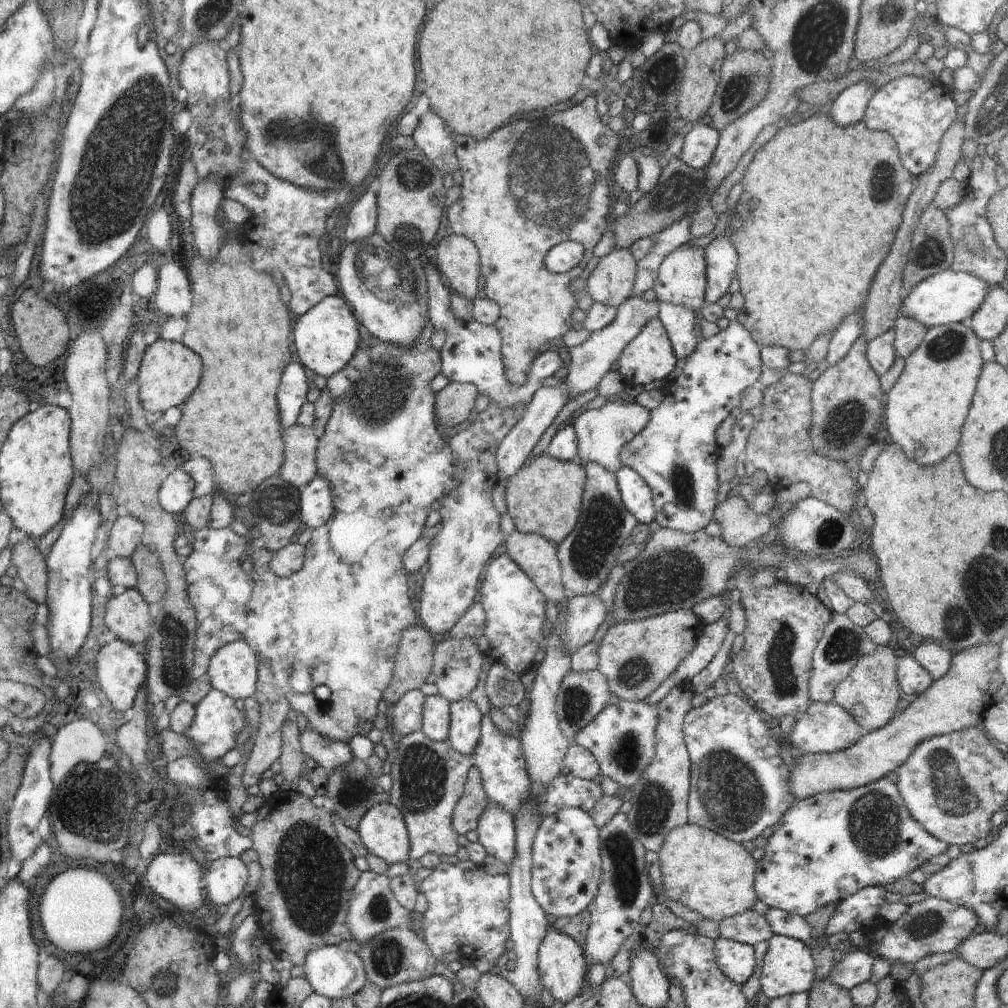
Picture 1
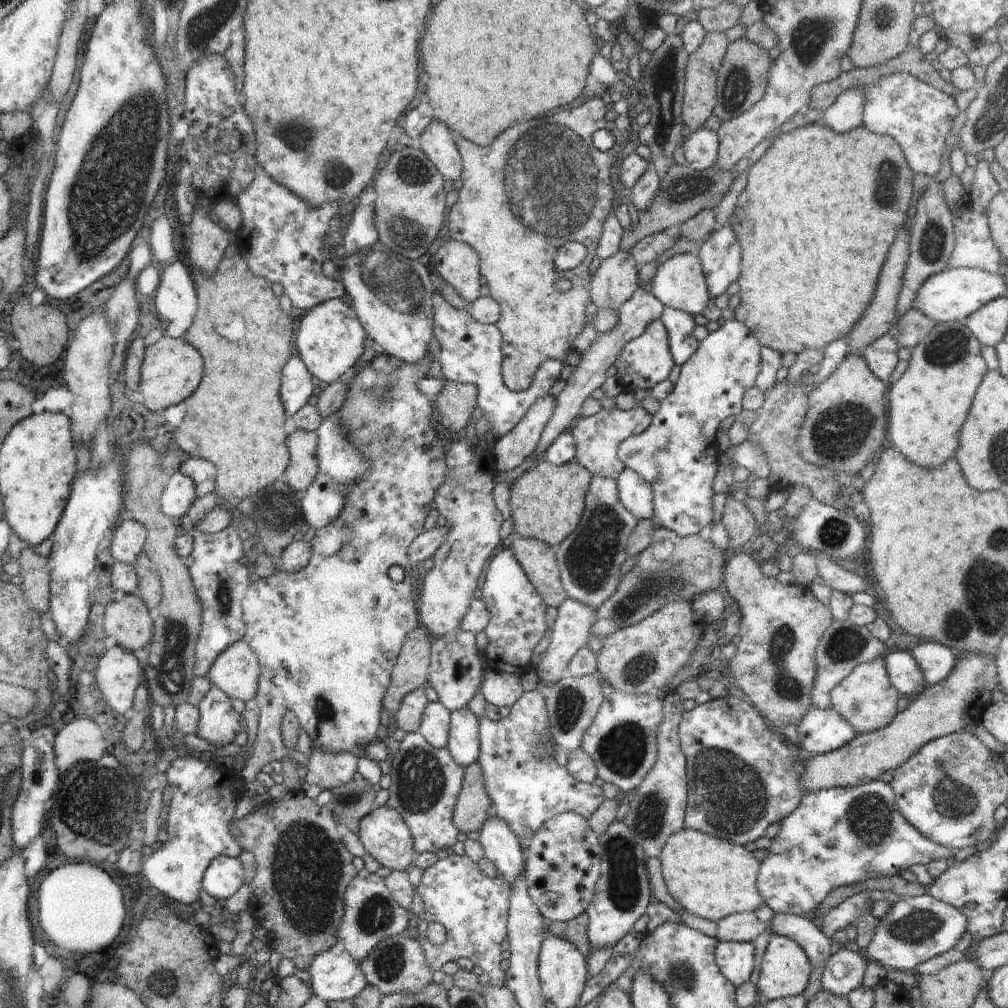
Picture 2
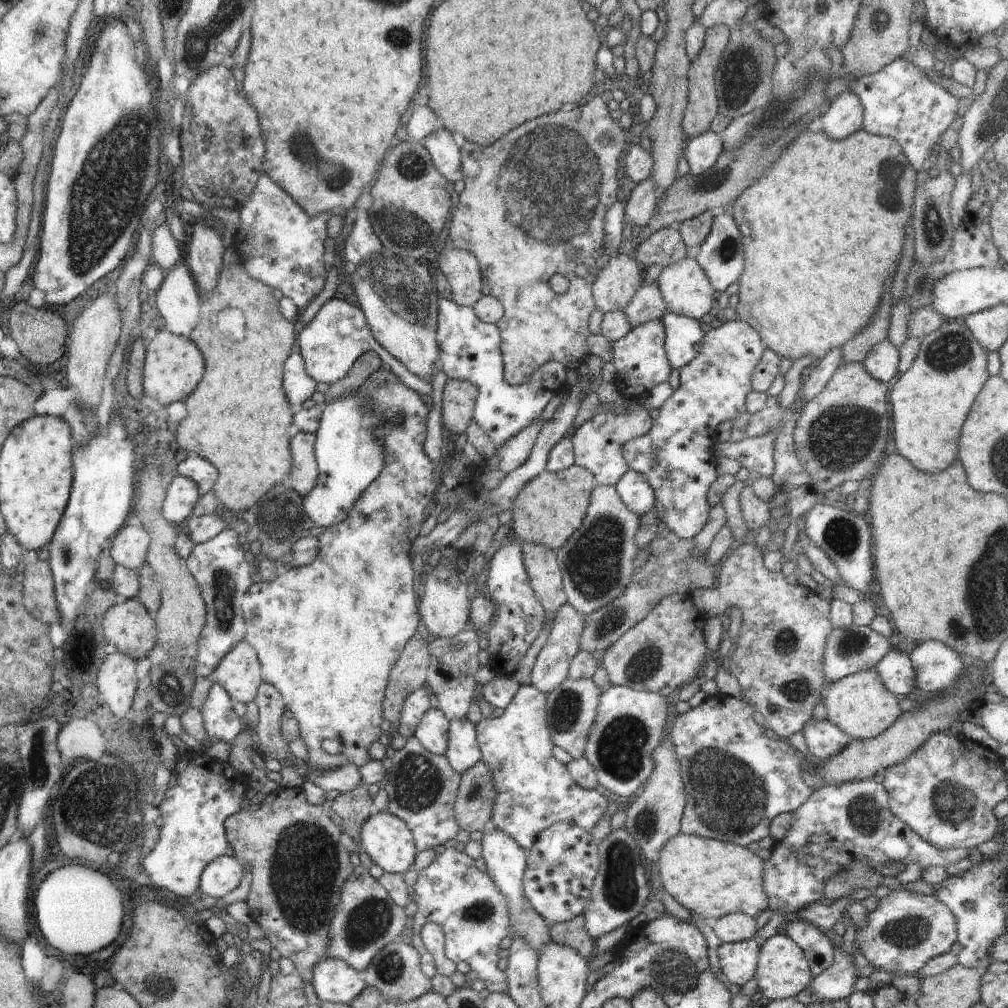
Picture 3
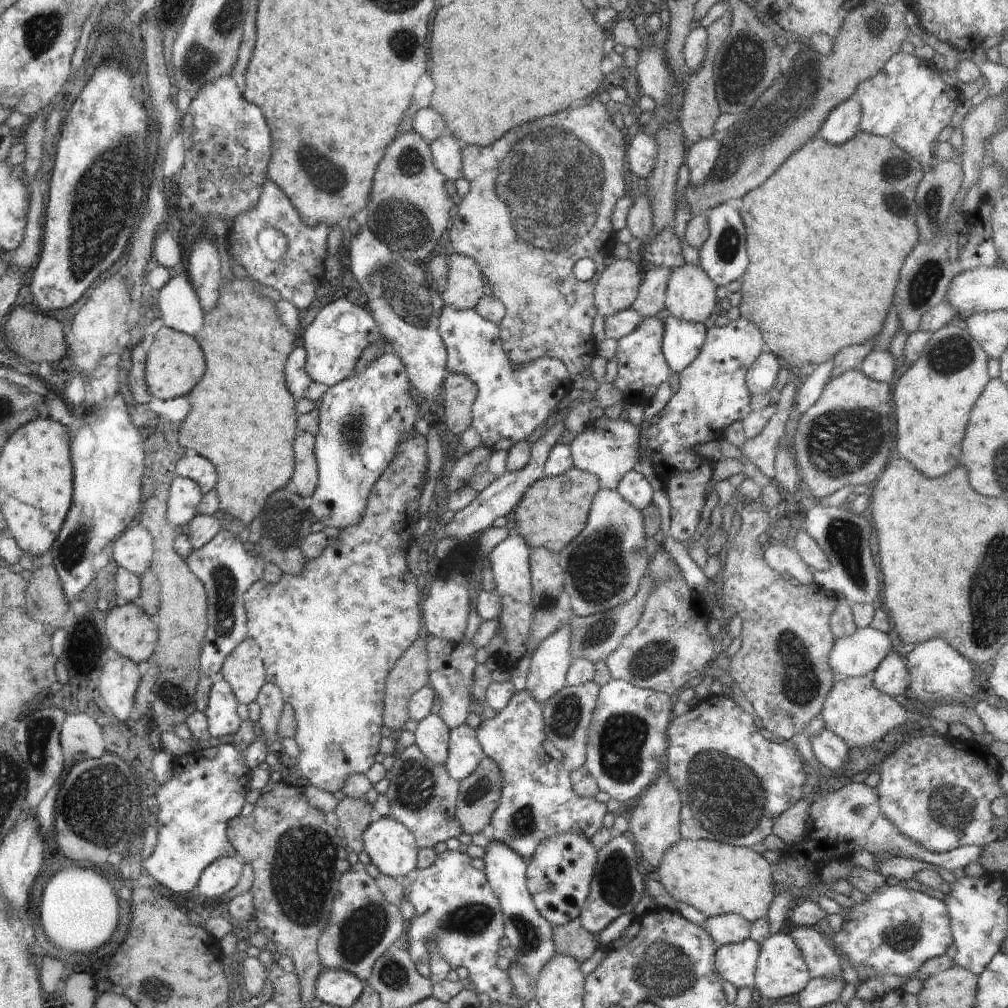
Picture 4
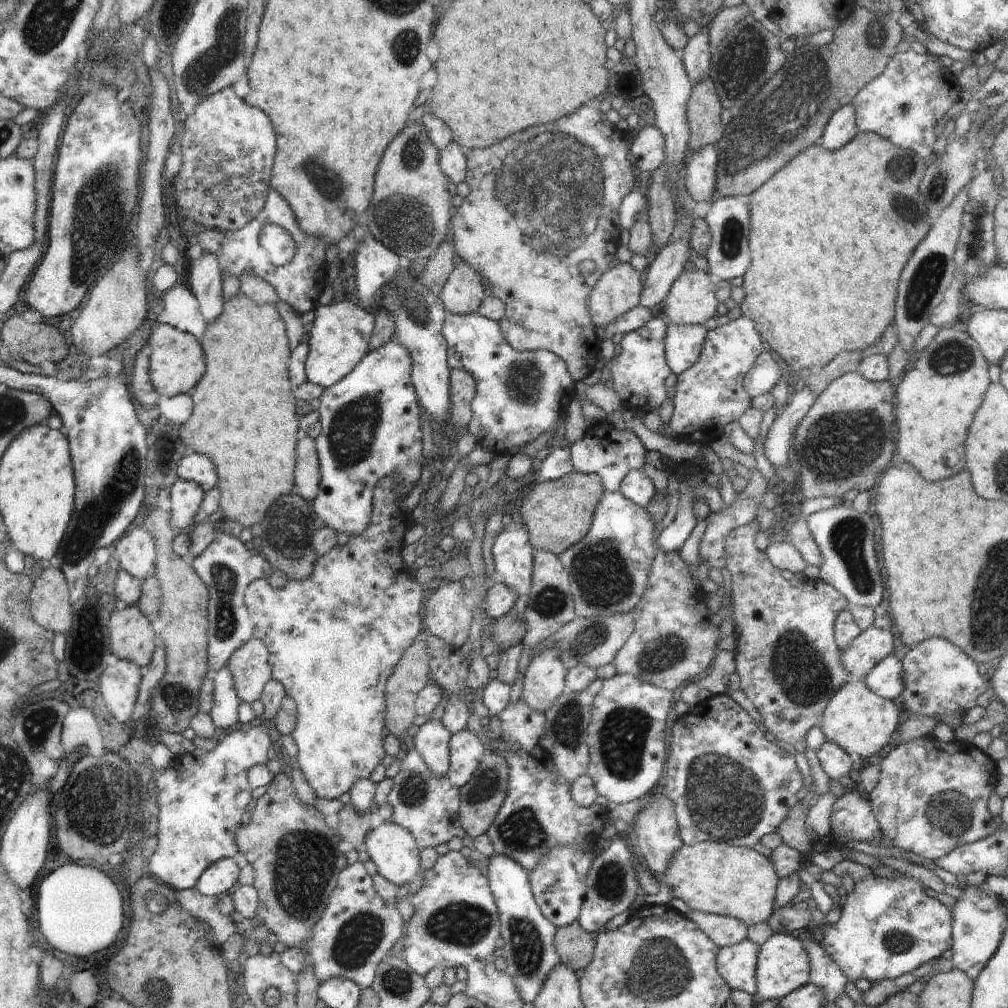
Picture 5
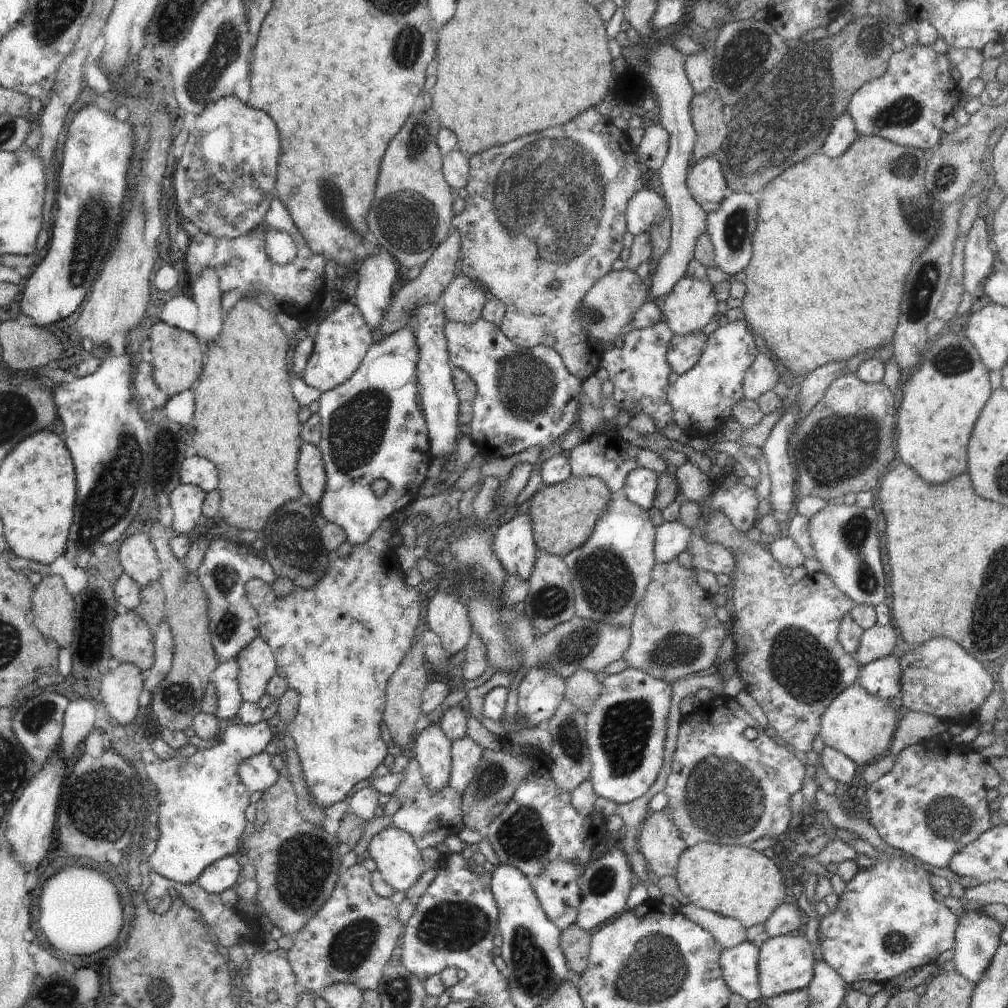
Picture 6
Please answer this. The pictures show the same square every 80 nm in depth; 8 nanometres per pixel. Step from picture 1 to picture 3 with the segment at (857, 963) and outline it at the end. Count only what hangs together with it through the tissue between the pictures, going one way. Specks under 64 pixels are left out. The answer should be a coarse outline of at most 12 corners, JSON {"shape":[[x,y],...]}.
{"shape":[[836,945],[831,966],[811,980],[813,1000],[847,999],[859,977]]}

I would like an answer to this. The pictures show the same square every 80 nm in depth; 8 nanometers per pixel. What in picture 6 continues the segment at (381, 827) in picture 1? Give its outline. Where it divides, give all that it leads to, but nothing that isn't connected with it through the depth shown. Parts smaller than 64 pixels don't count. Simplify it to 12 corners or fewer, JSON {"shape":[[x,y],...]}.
{"shape":[[393,825],[367,851],[394,891],[427,870],[414,840]]}

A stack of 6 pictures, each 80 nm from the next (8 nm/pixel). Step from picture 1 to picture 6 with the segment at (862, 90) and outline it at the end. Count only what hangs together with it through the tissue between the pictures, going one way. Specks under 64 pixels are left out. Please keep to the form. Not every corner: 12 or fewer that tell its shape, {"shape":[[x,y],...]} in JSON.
{"shape":[[850,113],[831,126],[820,151],[836,158],[859,135]]}

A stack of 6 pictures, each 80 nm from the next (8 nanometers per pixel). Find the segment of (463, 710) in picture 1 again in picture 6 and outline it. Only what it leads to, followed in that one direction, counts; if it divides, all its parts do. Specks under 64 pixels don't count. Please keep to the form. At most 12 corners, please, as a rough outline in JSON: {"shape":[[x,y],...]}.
{"shape":[[467,735],[451,742],[448,785],[463,795],[477,780],[482,750]]}

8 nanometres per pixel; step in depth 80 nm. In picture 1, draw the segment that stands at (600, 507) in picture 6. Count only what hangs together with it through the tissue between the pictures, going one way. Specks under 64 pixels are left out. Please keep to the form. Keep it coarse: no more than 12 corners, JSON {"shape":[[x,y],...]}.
{"shape":[[546,452],[508,479],[516,530],[555,545],[580,518],[580,462]]}

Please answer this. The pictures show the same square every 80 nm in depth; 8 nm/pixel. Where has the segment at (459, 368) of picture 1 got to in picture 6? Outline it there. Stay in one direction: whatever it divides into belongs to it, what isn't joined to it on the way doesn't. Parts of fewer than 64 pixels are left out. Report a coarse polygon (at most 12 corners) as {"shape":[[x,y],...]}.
{"shape":[[448,320],[477,384],[478,454],[544,449],[578,420],[582,382],[546,345]]}

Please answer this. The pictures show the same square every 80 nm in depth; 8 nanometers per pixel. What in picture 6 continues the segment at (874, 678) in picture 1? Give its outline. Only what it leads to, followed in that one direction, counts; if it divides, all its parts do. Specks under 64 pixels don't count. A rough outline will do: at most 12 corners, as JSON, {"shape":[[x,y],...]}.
{"shape":[[860,684],[821,716],[820,738],[864,768],[891,745],[897,709]]}

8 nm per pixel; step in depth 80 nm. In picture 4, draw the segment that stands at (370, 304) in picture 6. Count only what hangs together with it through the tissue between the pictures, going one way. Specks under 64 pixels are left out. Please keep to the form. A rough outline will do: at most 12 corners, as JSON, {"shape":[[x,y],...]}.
{"shape":[[362,226],[350,240],[350,270],[361,286],[396,255]]}

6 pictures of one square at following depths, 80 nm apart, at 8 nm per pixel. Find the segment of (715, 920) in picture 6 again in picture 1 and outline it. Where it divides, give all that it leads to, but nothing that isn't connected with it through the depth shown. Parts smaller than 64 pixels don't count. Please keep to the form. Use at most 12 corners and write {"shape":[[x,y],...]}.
{"shape":[[754,908],[719,921],[720,937],[752,946],[774,935]]}

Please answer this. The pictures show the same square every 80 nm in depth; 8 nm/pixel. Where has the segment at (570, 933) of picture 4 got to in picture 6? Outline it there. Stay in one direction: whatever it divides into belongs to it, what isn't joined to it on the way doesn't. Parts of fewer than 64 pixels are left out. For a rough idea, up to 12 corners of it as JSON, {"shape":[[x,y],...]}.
{"shape":[[577,923],[562,931],[566,965],[582,974],[588,967],[591,935]]}

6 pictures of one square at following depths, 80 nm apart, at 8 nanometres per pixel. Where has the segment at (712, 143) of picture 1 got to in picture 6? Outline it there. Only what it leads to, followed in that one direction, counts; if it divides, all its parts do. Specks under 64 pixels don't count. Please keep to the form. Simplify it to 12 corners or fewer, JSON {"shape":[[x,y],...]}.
{"shape":[[716,154],[693,161],[686,184],[705,213],[729,193]]}

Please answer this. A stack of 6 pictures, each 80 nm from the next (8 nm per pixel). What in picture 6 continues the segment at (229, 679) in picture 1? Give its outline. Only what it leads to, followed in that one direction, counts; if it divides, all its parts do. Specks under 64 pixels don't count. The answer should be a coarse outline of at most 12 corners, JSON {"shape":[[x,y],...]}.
{"shape":[[262,638],[235,658],[243,702],[256,703],[276,676]]}

